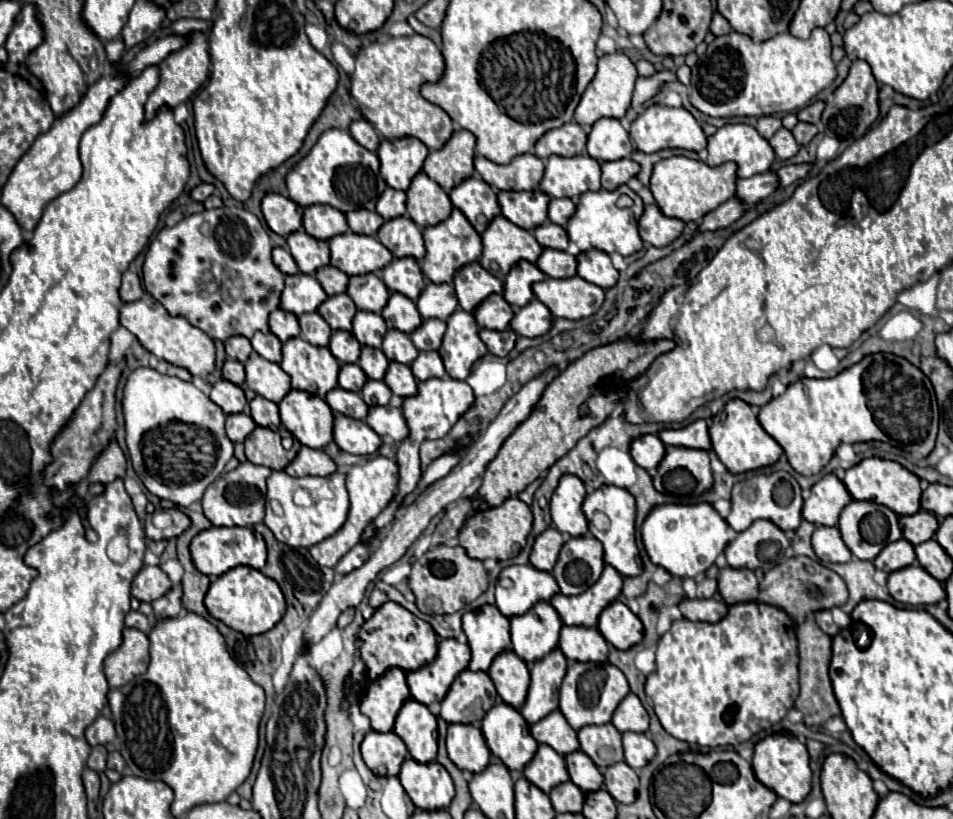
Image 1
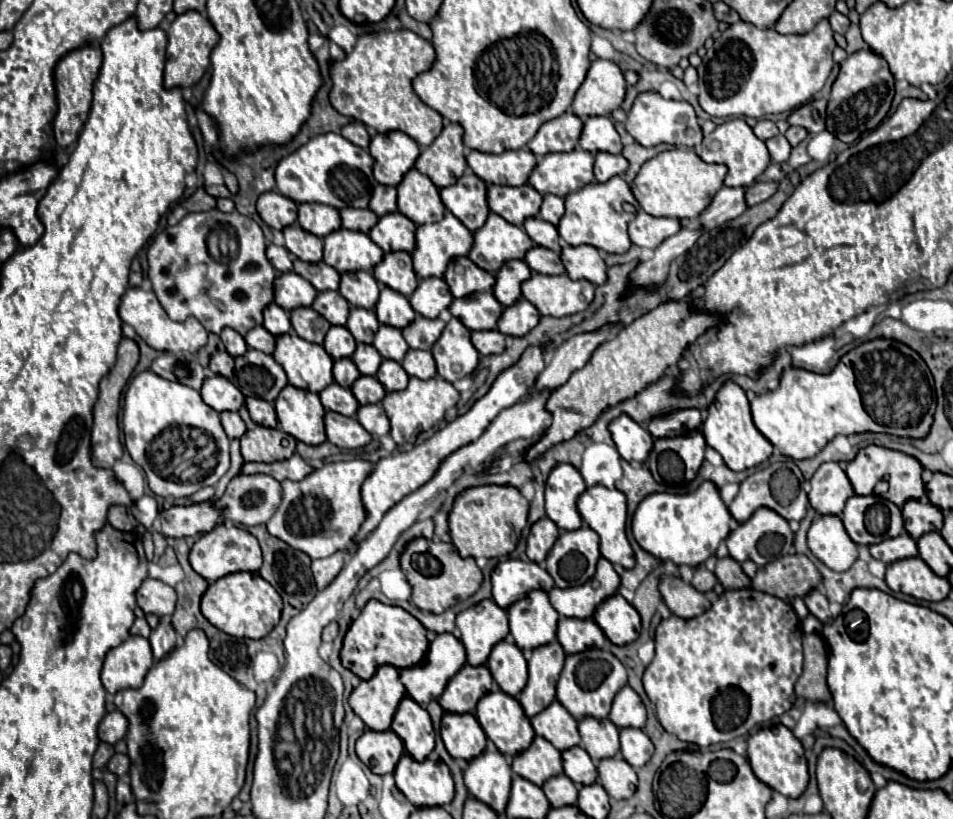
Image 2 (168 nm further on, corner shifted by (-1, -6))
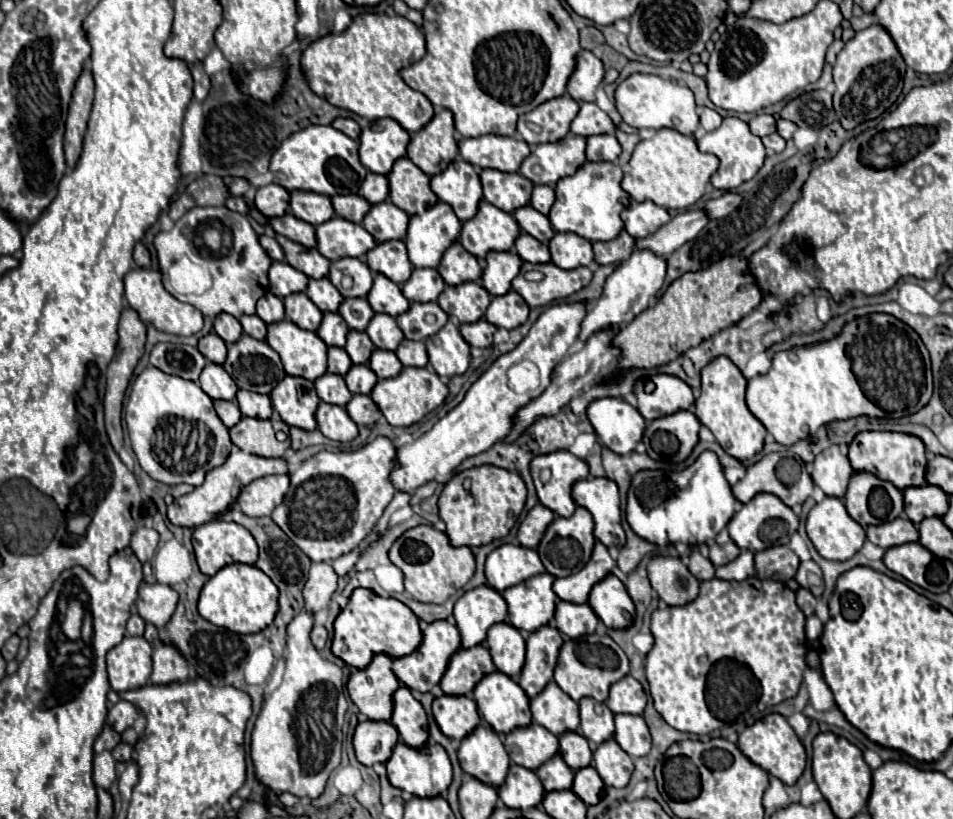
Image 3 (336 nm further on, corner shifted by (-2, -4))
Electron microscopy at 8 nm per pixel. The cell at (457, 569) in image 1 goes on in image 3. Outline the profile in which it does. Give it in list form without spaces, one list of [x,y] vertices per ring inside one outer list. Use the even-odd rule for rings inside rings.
[[[418,525],[408,529],[390,549],[390,561],[402,569],[406,591],[422,603],[440,605],[462,589],[476,571],[476,561],[470,547],[452,547],[446,533],[436,531],[430,525]]]

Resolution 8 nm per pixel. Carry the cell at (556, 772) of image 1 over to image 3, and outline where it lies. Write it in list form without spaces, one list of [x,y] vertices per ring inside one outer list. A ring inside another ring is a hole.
[[[530,723],[528,727],[510,731],[506,735],[504,747],[516,765],[536,771],[542,763],[558,753],[558,737],[538,723]]]

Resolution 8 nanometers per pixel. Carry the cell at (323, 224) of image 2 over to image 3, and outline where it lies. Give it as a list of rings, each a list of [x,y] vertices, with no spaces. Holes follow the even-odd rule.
[[[292,191],[290,195],[290,211],[298,219],[316,227],[334,217],[332,201],[326,195],[316,195],[312,191]]]

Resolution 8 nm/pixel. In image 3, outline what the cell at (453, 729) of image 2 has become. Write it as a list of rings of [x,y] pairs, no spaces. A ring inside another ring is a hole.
[[[442,695],[434,699],[432,711],[440,731],[456,741],[462,741],[480,725],[476,703],[470,697],[452,699],[452,695]]]

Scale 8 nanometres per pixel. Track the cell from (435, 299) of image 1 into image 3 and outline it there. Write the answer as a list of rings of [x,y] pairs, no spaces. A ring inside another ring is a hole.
[[[414,269],[408,283],[402,285],[402,293],[408,301],[430,303],[440,297],[446,283],[436,269]]]

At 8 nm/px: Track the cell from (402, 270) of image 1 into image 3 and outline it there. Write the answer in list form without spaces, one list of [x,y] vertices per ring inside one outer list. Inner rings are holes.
[[[404,241],[378,243],[372,251],[368,251],[366,265],[374,273],[382,273],[398,285],[406,283],[414,271],[414,267],[408,259],[408,251],[406,251]]]

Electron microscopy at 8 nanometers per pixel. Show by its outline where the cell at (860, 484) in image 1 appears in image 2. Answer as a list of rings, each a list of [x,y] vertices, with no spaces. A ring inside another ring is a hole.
[[[867,445],[865,449],[859,449],[859,453],[855,455],[855,459],[851,459],[845,465],[845,473],[855,489],[857,495],[871,495],[877,481],[881,479],[889,479],[889,491],[885,493],[885,499],[893,501],[897,507],[901,507],[907,499],[921,499],[925,493],[925,483],[921,479],[921,463],[903,453],[903,451],[893,451],[893,449],[885,449],[879,445]]]

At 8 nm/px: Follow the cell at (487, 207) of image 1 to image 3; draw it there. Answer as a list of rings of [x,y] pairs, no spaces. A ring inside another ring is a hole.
[[[460,155],[448,165],[444,173],[434,175],[430,185],[438,199],[456,211],[456,217],[462,223],[478,213],[478,205],[482,201],[480,177],[468,161],[460,159]]]

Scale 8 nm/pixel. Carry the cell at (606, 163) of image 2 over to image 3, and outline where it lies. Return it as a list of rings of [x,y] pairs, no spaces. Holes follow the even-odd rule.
[[[594,135],[594,137],[588,137],[588,145],[586,145],[588,161],[592,161],[592,163],[596,163],[596,161],[616,163],[620,153],[622,153],[622,147],[616,141],[616,135]]]

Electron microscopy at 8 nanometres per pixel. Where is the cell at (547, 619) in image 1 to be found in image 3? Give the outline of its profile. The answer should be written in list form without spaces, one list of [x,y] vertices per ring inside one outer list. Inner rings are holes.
[[[536,575],[516,587],[508,587],[502,597],[508,603],[508,617],[516,629],[534,633],[548,625],[556,611],[556,595],[552,591],[552,575]]]

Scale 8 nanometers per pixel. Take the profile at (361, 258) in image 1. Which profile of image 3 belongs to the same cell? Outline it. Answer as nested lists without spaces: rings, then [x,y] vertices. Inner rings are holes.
[[[332,217],[330,221],[318,225],[316,237],[316,249],[328,261],[338,261],[344,257],[362,259],[370,249],[376,247],[374,237],[362,225],[340,217]]]

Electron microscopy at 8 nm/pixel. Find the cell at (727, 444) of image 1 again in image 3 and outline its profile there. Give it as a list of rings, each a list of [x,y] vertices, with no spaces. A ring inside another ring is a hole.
[[[718,357],[702,369],[700,397],[696,399],[694,405],[694,415],[700,419],[700,423],[706,425],[716,437],[716,441],[722,445],[722,449],[738,461],[752,459],[756,453],[760,453],[766,437],[764,425],[746,407],[744,393],[746,393],[746,379],[740,373],[740,369],[730,359]]]

